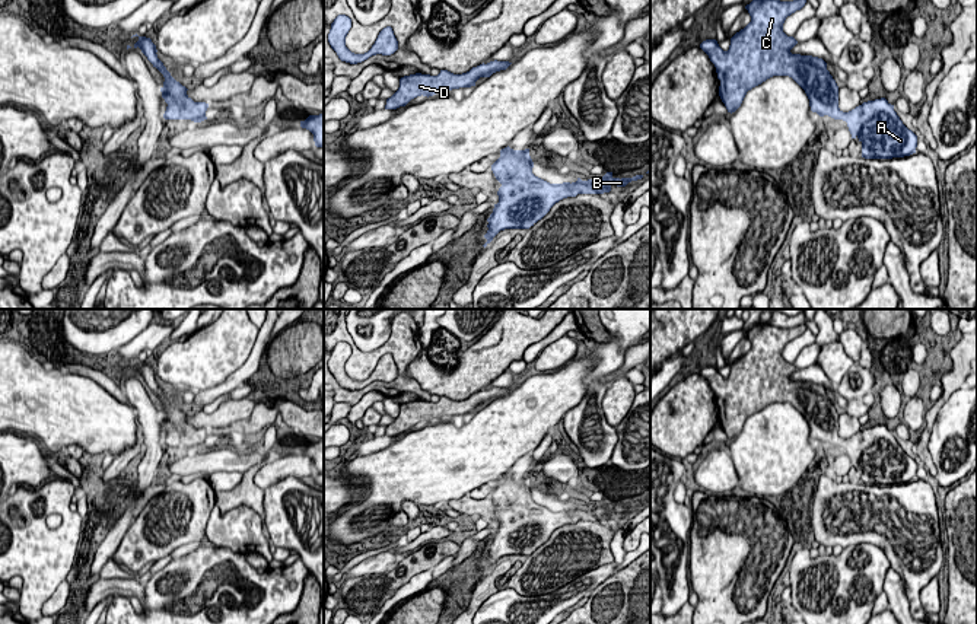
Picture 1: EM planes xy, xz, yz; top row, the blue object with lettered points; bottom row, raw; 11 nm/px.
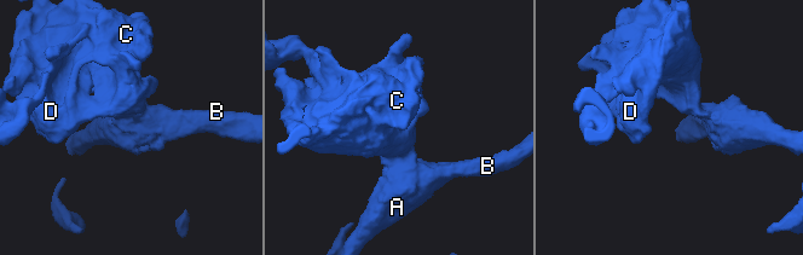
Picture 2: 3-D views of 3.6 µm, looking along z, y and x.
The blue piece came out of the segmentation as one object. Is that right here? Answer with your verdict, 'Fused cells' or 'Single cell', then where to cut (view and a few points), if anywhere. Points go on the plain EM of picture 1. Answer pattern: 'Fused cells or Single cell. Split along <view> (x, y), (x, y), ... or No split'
Single cell. No split

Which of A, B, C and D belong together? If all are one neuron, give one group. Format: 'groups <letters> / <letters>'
groups A B C D

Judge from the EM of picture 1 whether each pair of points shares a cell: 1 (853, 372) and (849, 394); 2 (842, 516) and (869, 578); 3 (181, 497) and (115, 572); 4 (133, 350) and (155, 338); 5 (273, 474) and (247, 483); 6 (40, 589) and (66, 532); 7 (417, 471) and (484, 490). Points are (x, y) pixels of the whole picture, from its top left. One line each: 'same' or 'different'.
1: same
2: different
3: different
4: same
5: different
6: same
7: different

